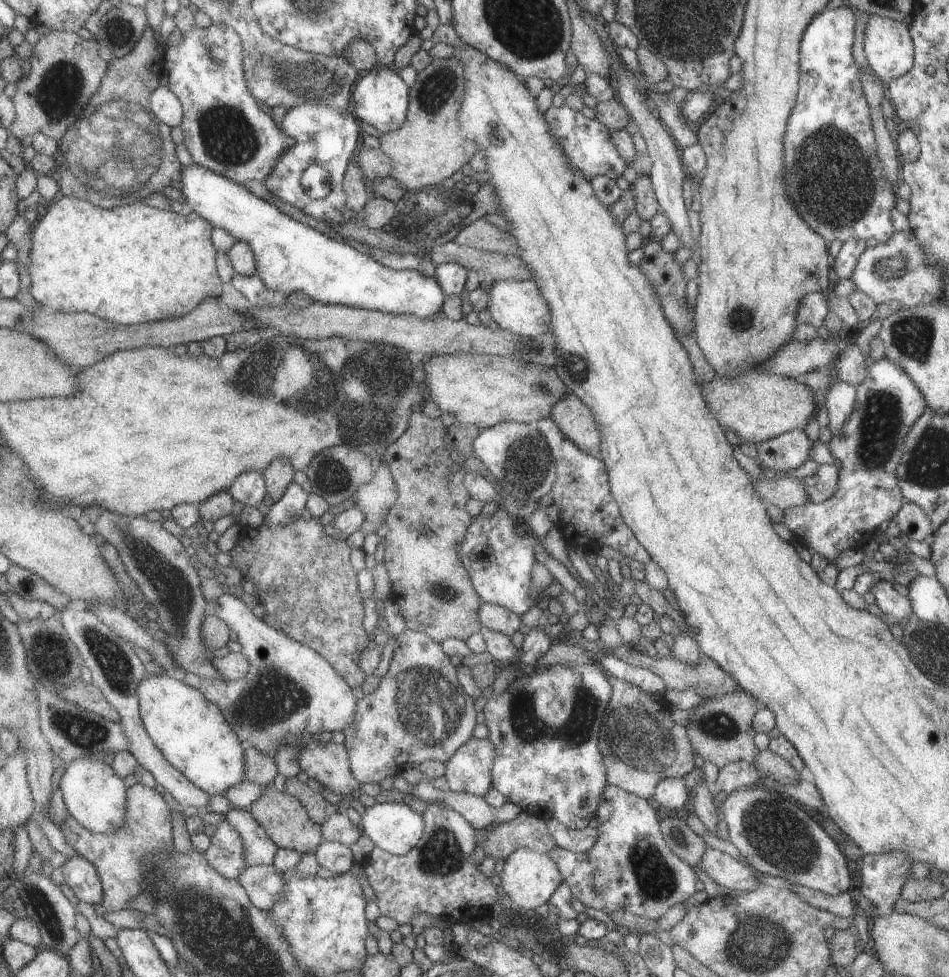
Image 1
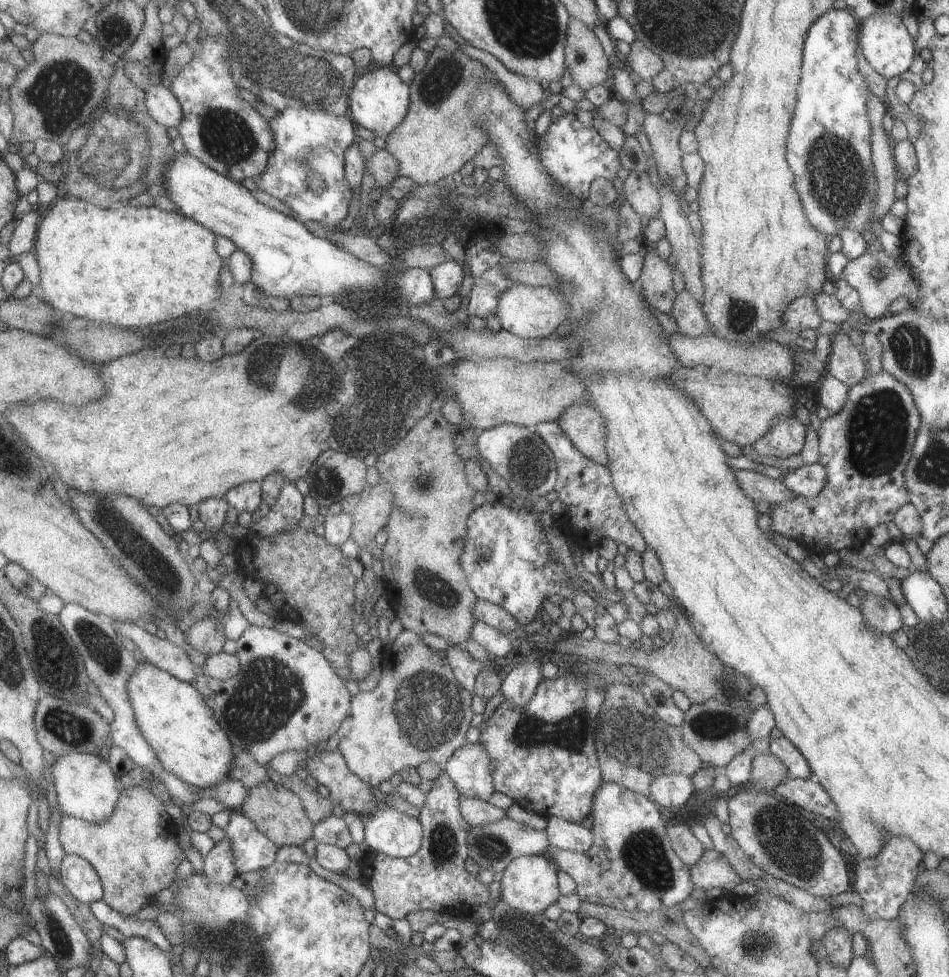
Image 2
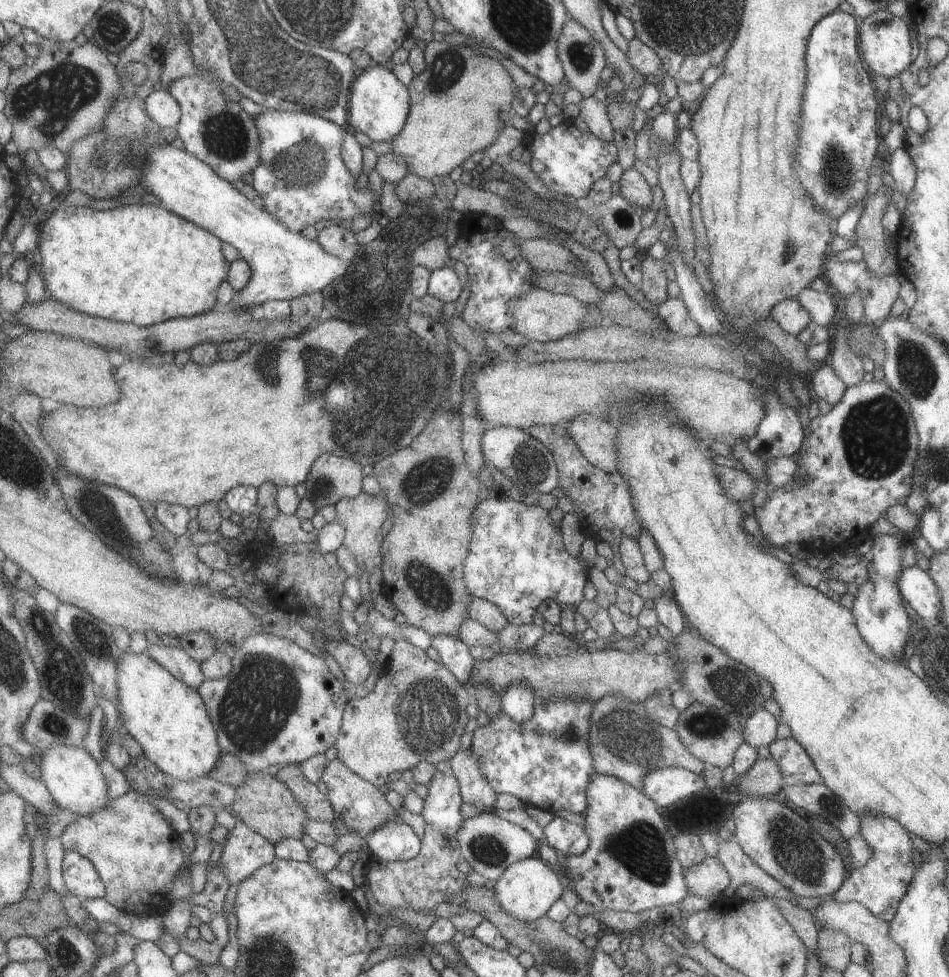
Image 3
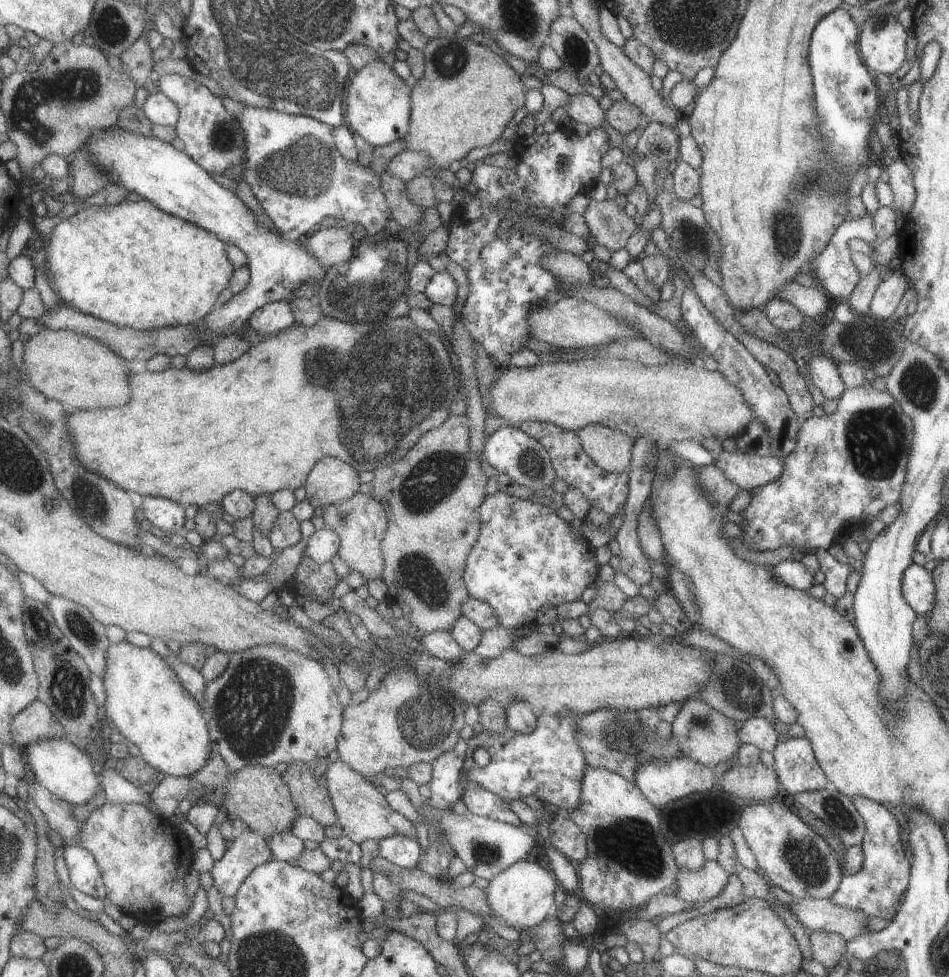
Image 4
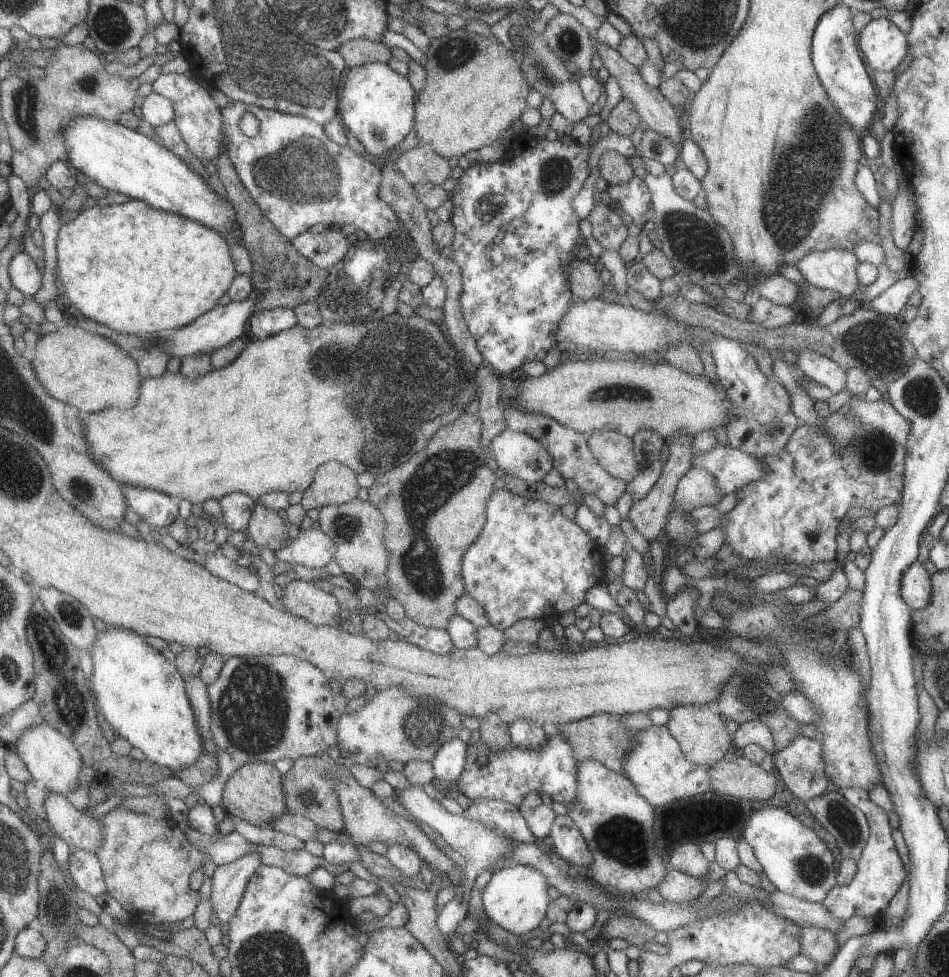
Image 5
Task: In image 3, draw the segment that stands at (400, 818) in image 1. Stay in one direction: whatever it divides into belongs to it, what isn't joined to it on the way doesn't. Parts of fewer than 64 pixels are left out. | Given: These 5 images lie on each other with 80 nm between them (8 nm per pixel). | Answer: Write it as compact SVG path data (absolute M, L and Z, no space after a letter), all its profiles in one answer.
M402 820L389 821L368 834L364 840L373 858L386 861L411 860L420 849L420 840Z

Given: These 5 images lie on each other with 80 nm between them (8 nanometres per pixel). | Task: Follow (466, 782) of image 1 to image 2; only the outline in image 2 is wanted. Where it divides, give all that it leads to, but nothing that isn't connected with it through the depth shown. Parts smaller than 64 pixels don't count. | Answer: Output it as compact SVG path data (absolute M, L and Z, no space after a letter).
M467 743L455 749L443 770L464 797L487 801L494 793L491 764L479 743Z

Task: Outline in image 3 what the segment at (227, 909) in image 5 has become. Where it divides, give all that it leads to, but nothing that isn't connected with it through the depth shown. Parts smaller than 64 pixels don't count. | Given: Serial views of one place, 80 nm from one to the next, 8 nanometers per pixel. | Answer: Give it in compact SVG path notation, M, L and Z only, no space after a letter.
M235 820L235 826L228 830L222 845L218 869L226 876L229 886L237 885L257 867L273 859L273 845L243 822Z

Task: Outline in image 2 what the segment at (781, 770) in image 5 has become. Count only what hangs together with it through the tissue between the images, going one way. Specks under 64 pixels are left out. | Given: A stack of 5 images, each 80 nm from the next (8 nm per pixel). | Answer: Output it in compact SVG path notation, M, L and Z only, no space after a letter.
M785 737L769 740L768 748L784 764L787 779L808 779L812 774L805 757Z

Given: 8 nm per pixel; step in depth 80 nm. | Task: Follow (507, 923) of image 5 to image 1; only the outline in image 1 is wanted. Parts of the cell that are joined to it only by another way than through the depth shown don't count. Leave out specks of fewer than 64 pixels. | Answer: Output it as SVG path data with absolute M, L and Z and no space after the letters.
M524 848L515 849L502 864L500 872L500 893L506 894L513 906L534 910L536 906L549 903L553 890L562 881L557 865L546 854L539 854Z

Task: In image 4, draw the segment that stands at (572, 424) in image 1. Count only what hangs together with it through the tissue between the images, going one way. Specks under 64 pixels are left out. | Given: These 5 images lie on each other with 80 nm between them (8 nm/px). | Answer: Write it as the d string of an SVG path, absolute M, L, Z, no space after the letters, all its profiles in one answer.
M590 424L576 432L581 448L605 472L627 473L634 439L628 434Z

